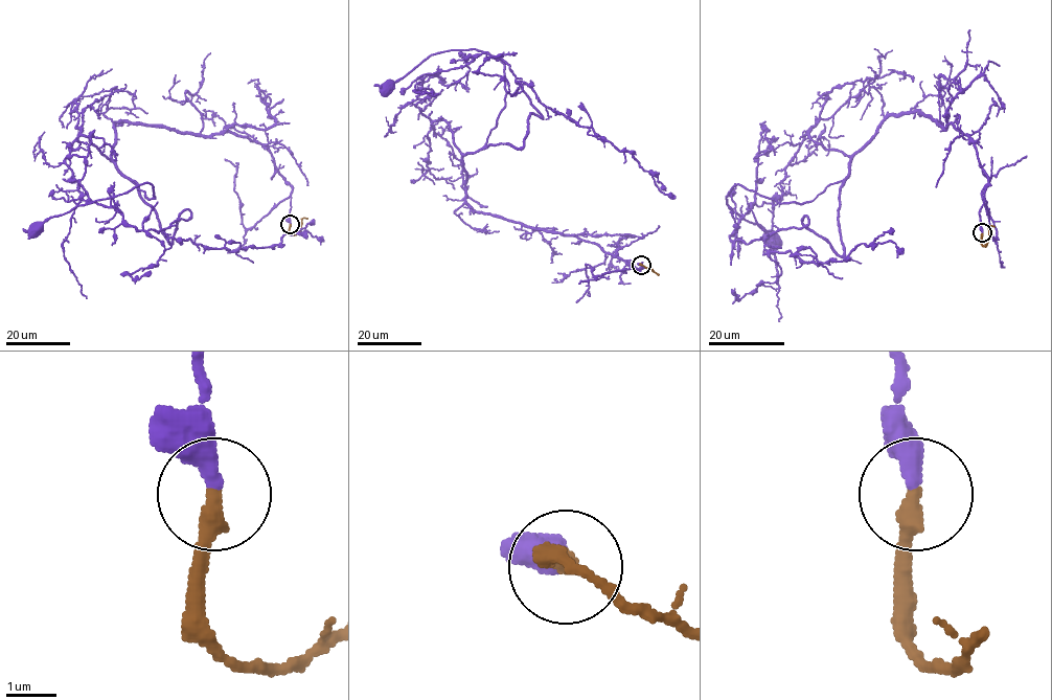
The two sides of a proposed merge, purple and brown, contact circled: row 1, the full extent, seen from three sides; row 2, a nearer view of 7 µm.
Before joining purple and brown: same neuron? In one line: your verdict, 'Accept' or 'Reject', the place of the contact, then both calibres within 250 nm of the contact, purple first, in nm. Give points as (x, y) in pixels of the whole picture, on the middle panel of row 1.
Accept. Place: (641, 265). Thickness 400 nm (purple) against 380 nm

